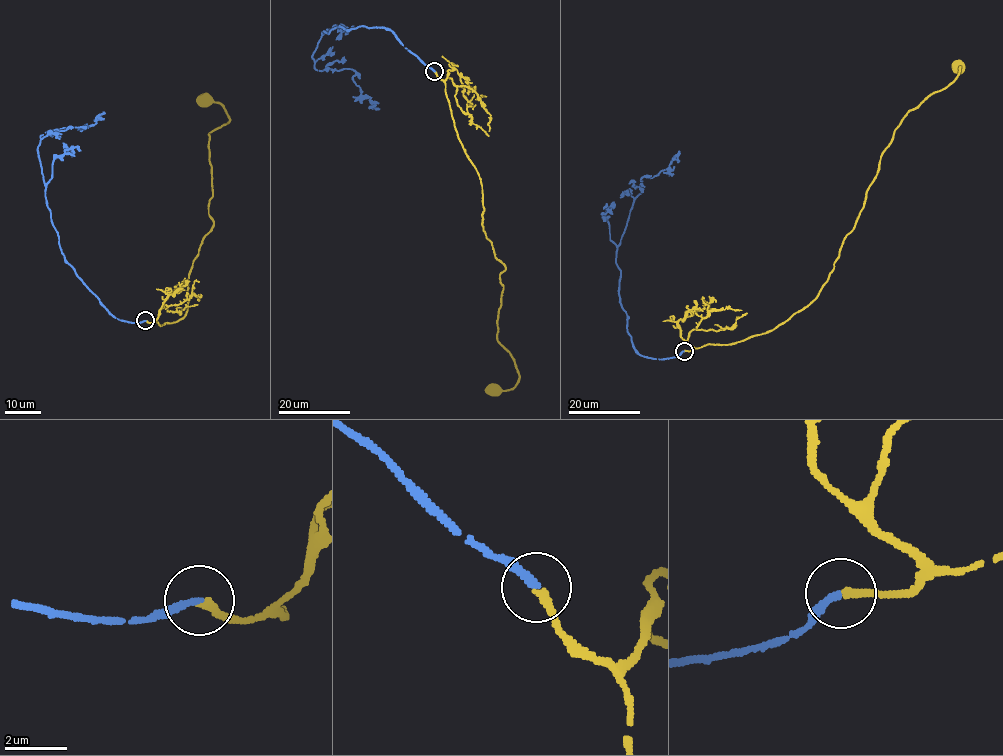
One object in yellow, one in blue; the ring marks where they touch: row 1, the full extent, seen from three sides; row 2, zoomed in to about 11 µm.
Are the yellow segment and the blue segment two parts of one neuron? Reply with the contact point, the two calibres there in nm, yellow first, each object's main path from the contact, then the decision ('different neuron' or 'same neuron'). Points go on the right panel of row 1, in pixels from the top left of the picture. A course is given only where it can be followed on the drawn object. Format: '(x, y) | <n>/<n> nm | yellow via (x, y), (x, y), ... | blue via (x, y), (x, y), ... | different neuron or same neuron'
(684, 351) | 240/200 nm | yellow via (684, 350), (767, 333), (817, 296), (855, 226), (893, 131), (909, 111), (946, 88), (959, 66) | blue via (683, 350), (662, 359), (636, 351), (619, 301), (616, 262), (642, 177), (669, 169), (675, 156), (679, 161) | same neuron

